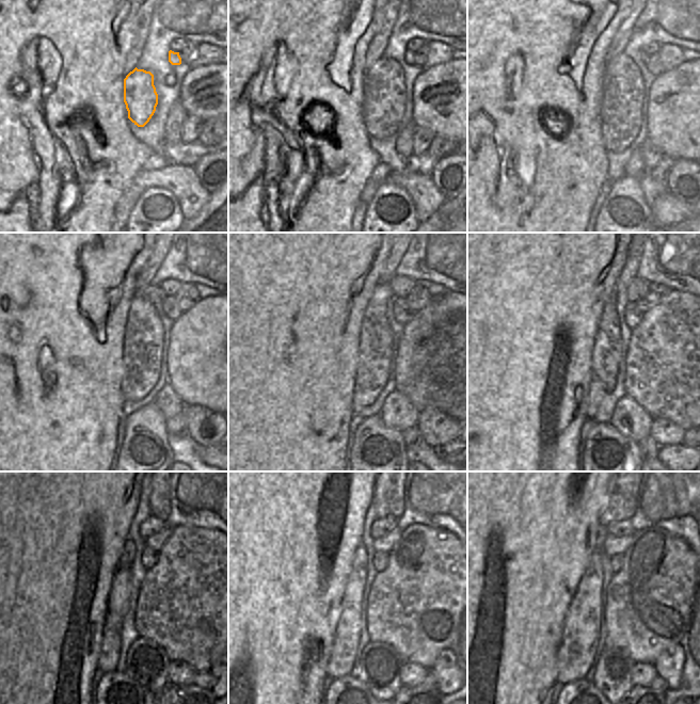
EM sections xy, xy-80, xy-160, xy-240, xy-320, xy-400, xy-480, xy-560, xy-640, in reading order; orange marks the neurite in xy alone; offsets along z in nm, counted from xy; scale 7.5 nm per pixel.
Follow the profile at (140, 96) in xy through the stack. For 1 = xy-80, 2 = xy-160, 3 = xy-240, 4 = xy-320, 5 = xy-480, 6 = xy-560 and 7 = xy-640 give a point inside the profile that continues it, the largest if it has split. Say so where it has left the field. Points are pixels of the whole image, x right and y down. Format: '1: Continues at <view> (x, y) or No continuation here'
1: Continues at xy-80 (384, 98)
2: Continues at xy-160 (621, 114)
3: Continues at xy-240 (144, 336)
4: Continues at xy-320 (375, 338)
5: Continues at xy-480 (117, 604)
6: Continues at xy-560 (348, 632)
7: Continues at xy-640 (581, 635)

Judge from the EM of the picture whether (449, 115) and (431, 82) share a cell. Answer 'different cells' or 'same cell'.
same cell

